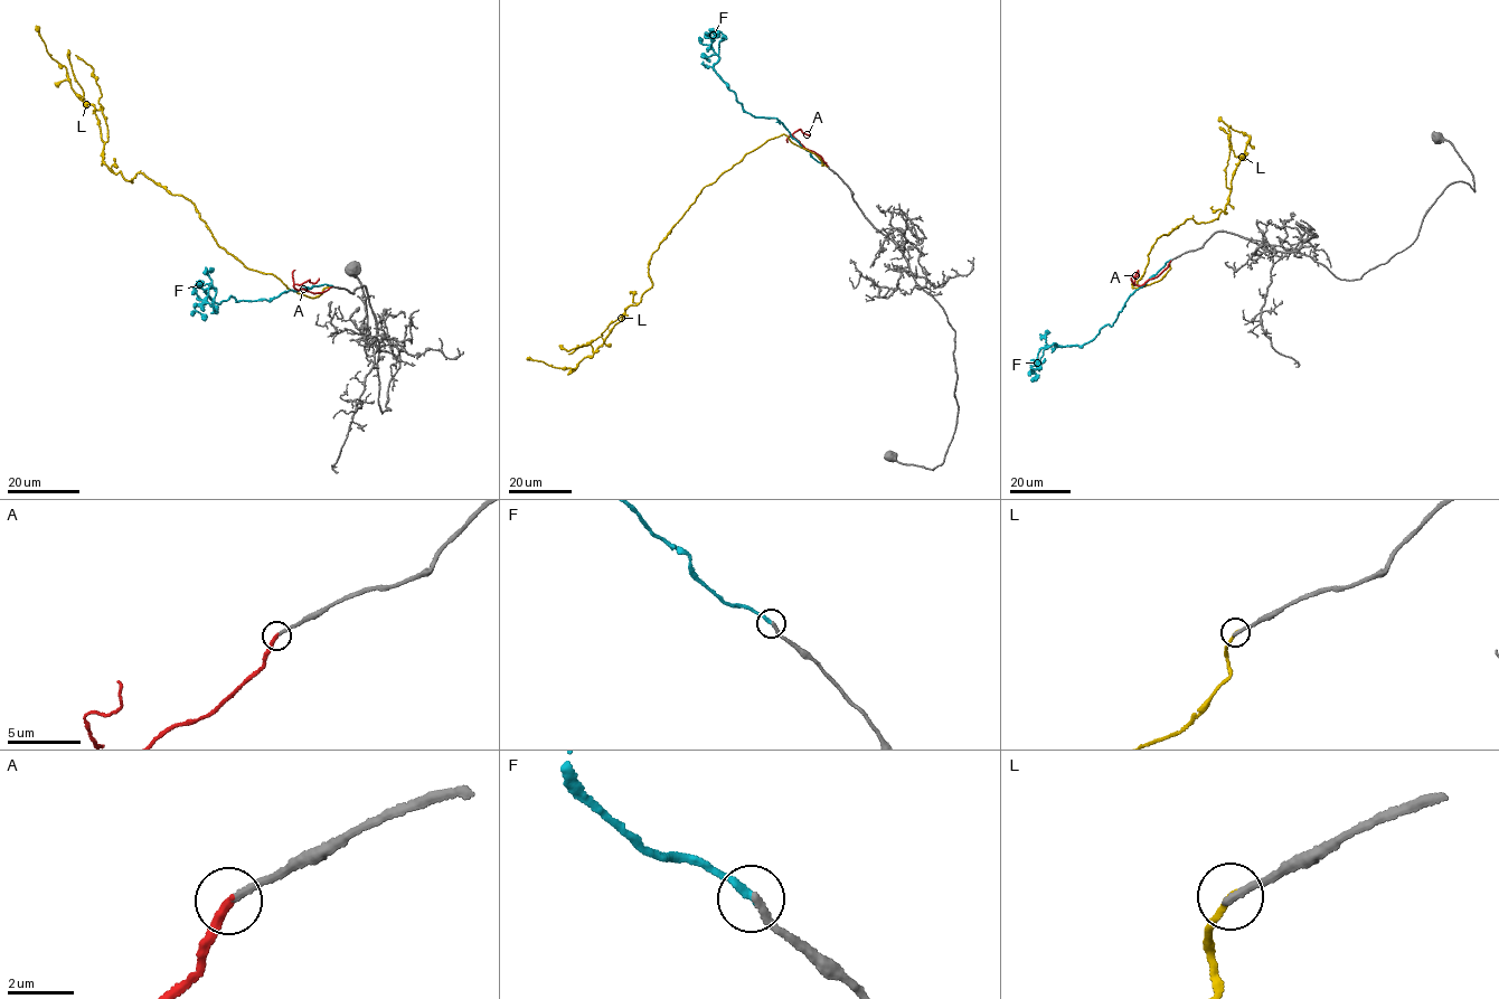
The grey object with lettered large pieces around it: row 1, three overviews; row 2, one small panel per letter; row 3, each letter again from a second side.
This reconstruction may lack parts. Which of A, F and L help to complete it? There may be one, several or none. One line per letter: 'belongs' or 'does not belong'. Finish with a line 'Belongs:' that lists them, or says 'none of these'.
A: belongs
F: does not belong
L: does not belong
Belongs: A

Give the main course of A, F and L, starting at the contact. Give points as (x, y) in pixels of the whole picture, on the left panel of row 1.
A: (331, 286), (318, 293), (297, 290), (293, 285), (308, 280), (314, 282), (319, 277)
F: (331, 285), (219, 304), (205, 291), (211, 286), (195, 307), (205, 320)
L: (331, 285), (291, 291), (218, 245), (189, 200), (112, 171), (95, 107), (35, 26)

